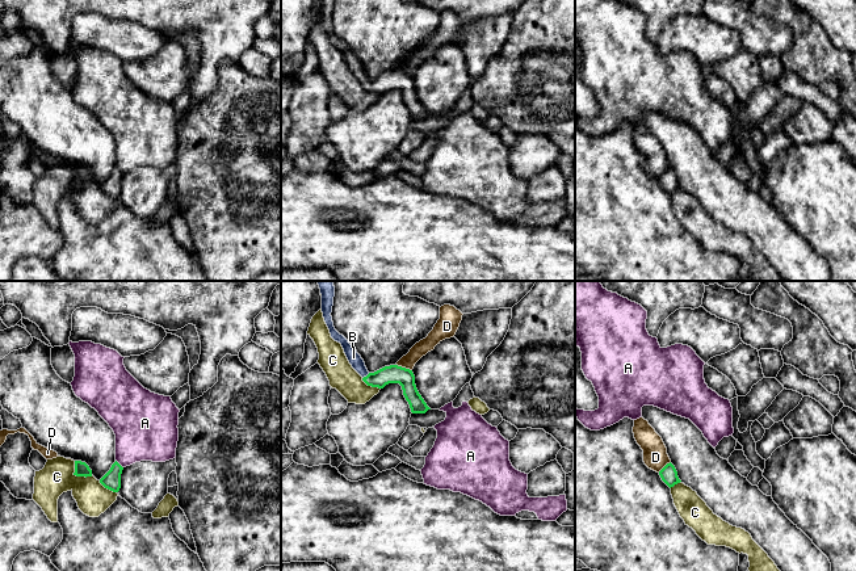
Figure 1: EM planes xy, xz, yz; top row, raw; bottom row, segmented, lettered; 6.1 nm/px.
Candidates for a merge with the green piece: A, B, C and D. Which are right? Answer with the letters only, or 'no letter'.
B

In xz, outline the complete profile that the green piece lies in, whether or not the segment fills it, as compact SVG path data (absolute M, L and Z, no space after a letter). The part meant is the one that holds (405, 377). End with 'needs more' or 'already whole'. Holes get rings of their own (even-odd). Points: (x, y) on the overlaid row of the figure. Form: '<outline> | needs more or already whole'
M318 281L318 285L322 294L322 312L331 337L341 344L349 364L362 377L362 381L368 386L378 389L383 389L389 383L399 383L412 413L425 413L428 410L431 410L416 389L412 370L398 365L390 365L374 373L368 371L365 362L357 350L333 327L331 316L335 297L333 281Z | needs more

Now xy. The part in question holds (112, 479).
M116 461L110 470L100 479L100 483L113 491L118 492L121 488L121 474L122 474L123 467Z | already whole

